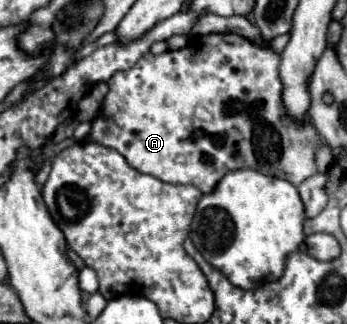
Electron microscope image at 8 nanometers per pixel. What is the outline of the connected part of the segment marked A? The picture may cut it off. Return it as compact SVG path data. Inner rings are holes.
M208 34L194 48L190 42L188 46L184 46L180 50L168 50L162 54L146 52L146 56L142 56L142 60L138 60L138 64L134 64L134 68L130 68L126 72L116 72L108 80L110 90L106 94L104 108L102 108L100 116L92 122L90 140L118 150L128 160L128 164L134 166L142 174L150 174L150 176L154 176L162 182L170 182L170 184L190 184L190 186L196 186L202 194L212 192L214 186L218 184L218 180L222 180L222 176L226 176L226 172L242 170L242 168L252 168L260 174L282 178L282 180L288 180L290 184L298 186L298 184L302 184L302 180L306 180L318 172L316 152L324 144L324 138L318 134L318 130L314 128L314 124L310 120L300 122L286 112L284 102L282 102L282 80L278 74L278 64L280 64L280 56L276 52L270 52L270 48L258 48L256 44L252 44L250 40L246 40L238 34Z

